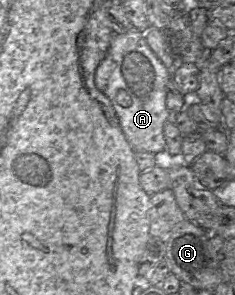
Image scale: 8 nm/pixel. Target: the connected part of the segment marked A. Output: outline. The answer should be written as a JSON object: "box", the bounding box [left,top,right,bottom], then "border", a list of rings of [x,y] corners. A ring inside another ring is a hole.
{"box":[95,28,172,154],"border":[[[135,28],[115,35],[106,57],[95,73],[96,87],[111,101],[122,131],[135,152],[153,154],[166,150],[164,125],[172,117],[166,106],[172,70],[148,46],[145,32]]]}

